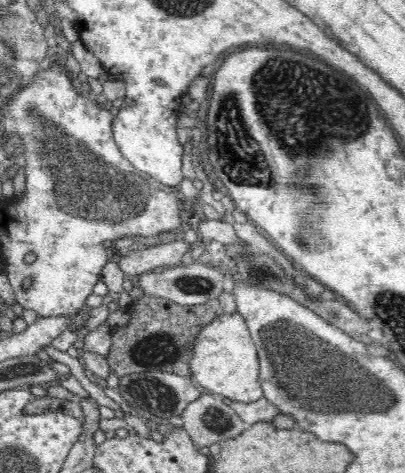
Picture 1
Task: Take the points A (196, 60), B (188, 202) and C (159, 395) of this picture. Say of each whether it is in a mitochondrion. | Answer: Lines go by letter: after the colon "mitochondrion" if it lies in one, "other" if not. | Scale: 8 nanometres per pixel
A: other
B: other
C: mitochondrion

